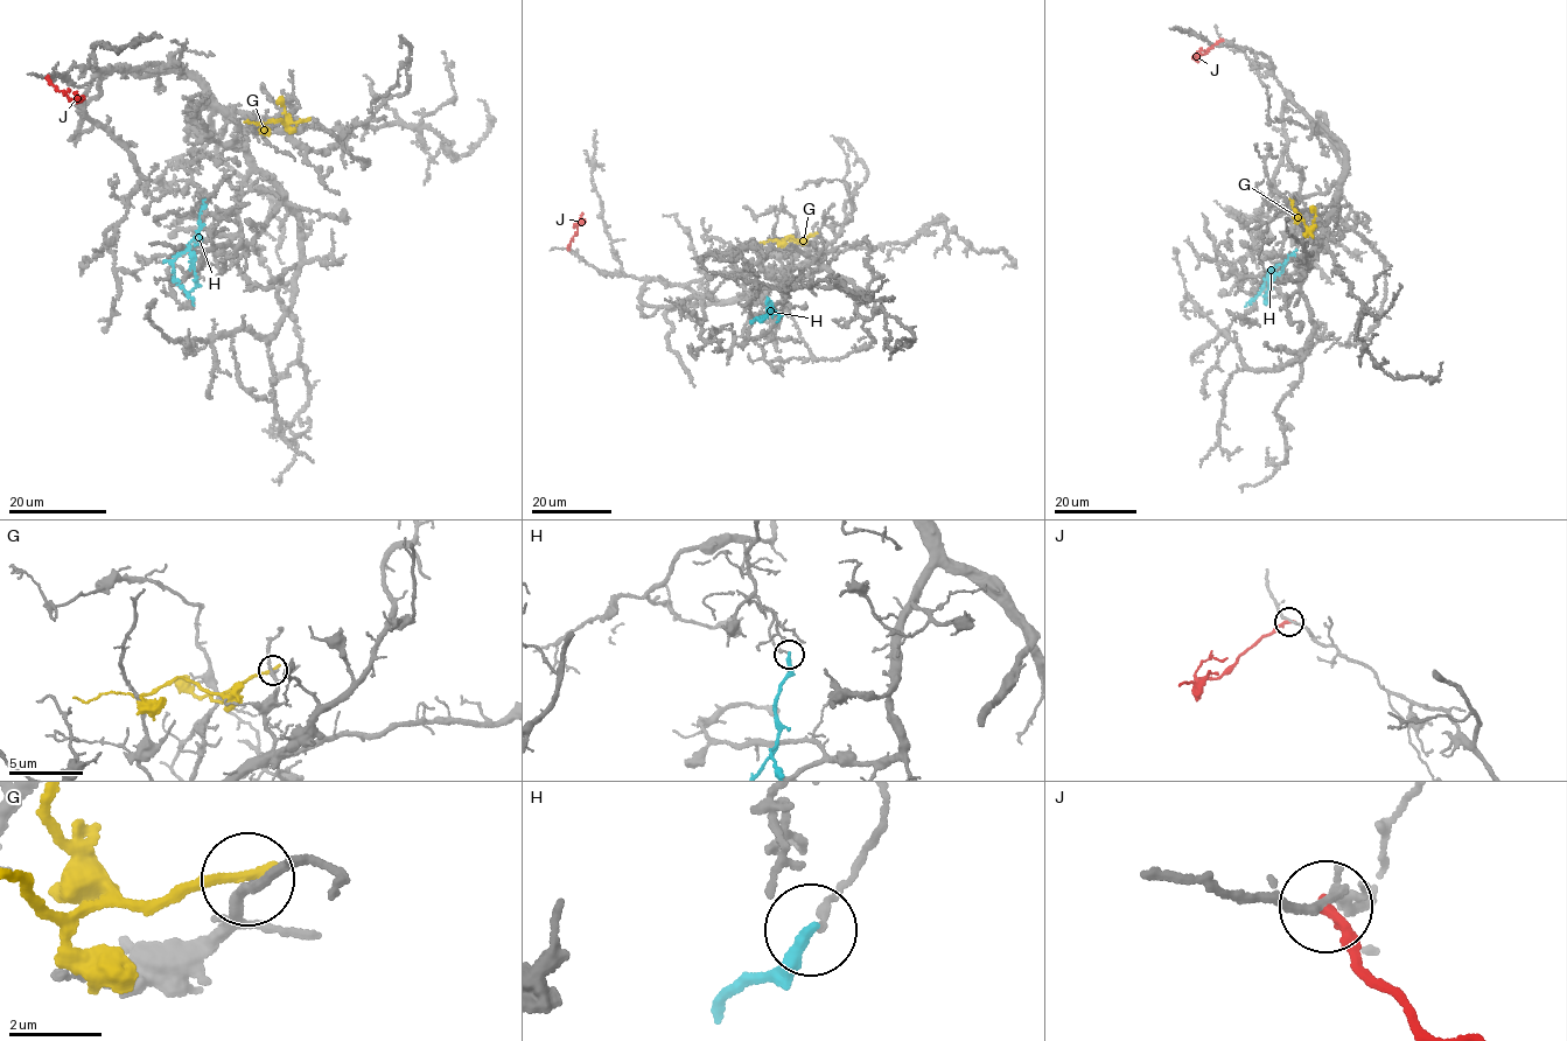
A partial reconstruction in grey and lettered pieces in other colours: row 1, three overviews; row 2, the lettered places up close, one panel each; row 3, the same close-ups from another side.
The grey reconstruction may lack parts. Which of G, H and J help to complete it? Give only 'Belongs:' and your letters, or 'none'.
Belongs: none

